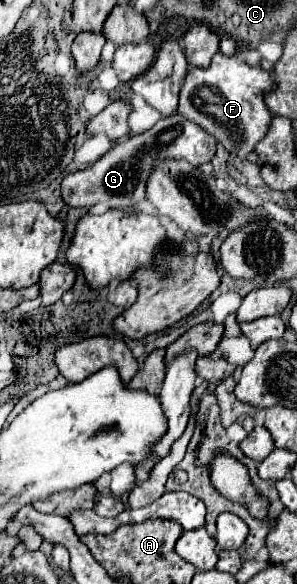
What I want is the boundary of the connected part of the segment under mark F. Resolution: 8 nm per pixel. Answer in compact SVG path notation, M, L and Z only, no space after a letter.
M217 52L207 68L191 68L179 90L177 112L209 130L219 144L223 144L231 156L245 160L253 152L253 144L265 136L269 128L271 112L263 102L263 94L273 88L273 78L259 66L249 66L237 56L225 56Z

